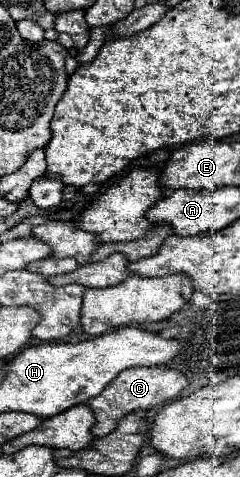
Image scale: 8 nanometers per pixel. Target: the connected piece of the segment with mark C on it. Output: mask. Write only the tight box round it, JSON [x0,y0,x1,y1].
[88,366,188,436]

